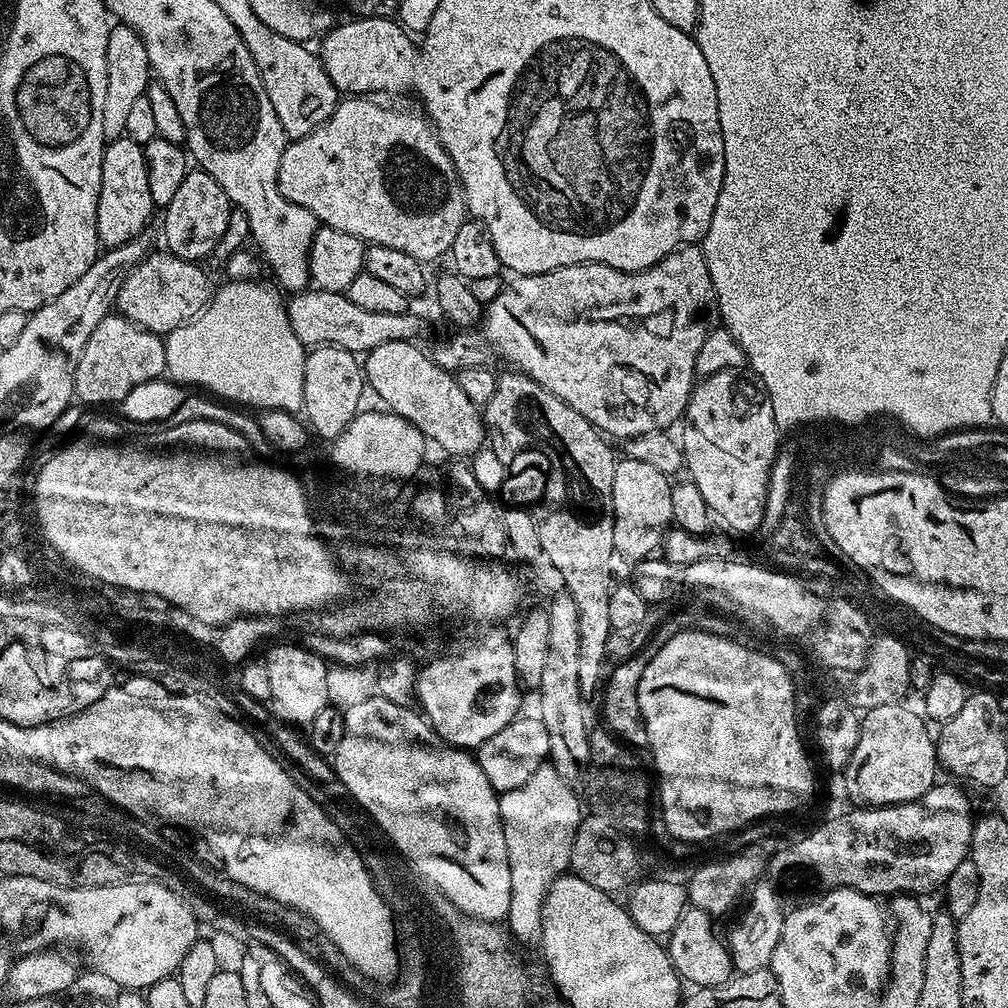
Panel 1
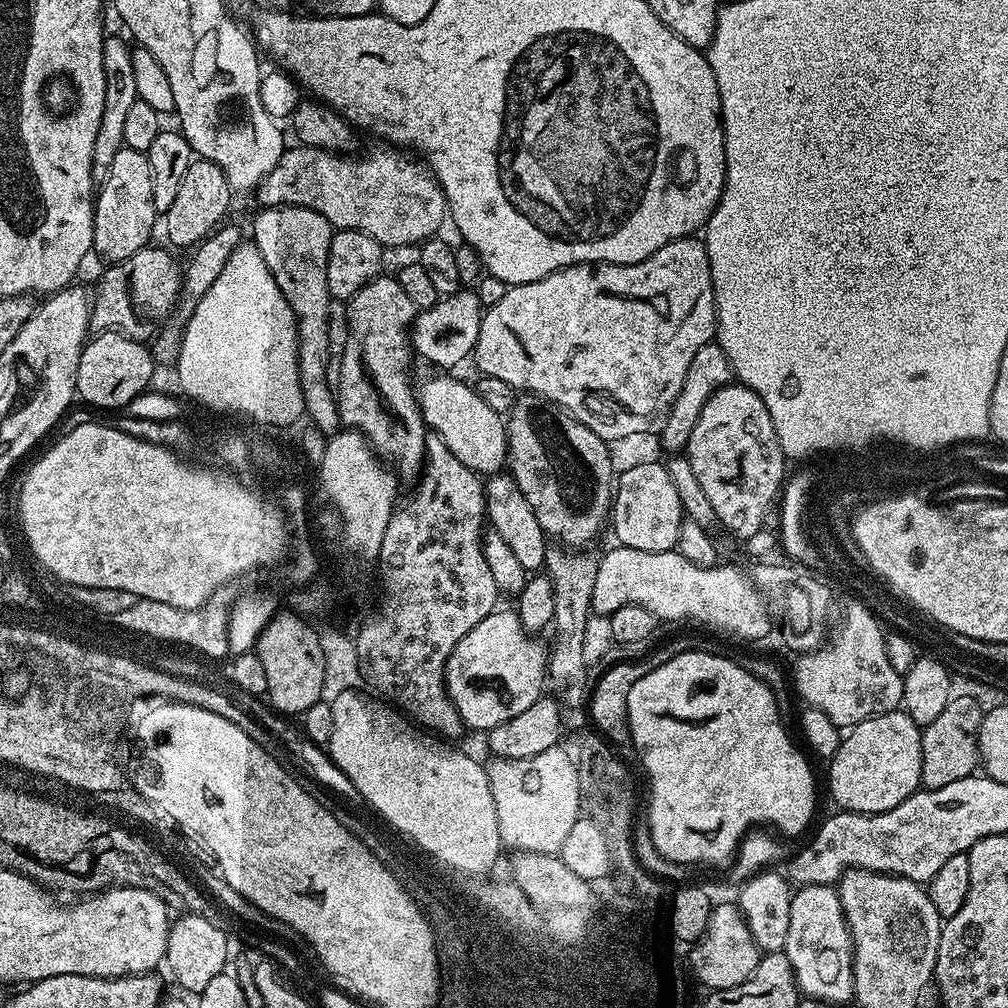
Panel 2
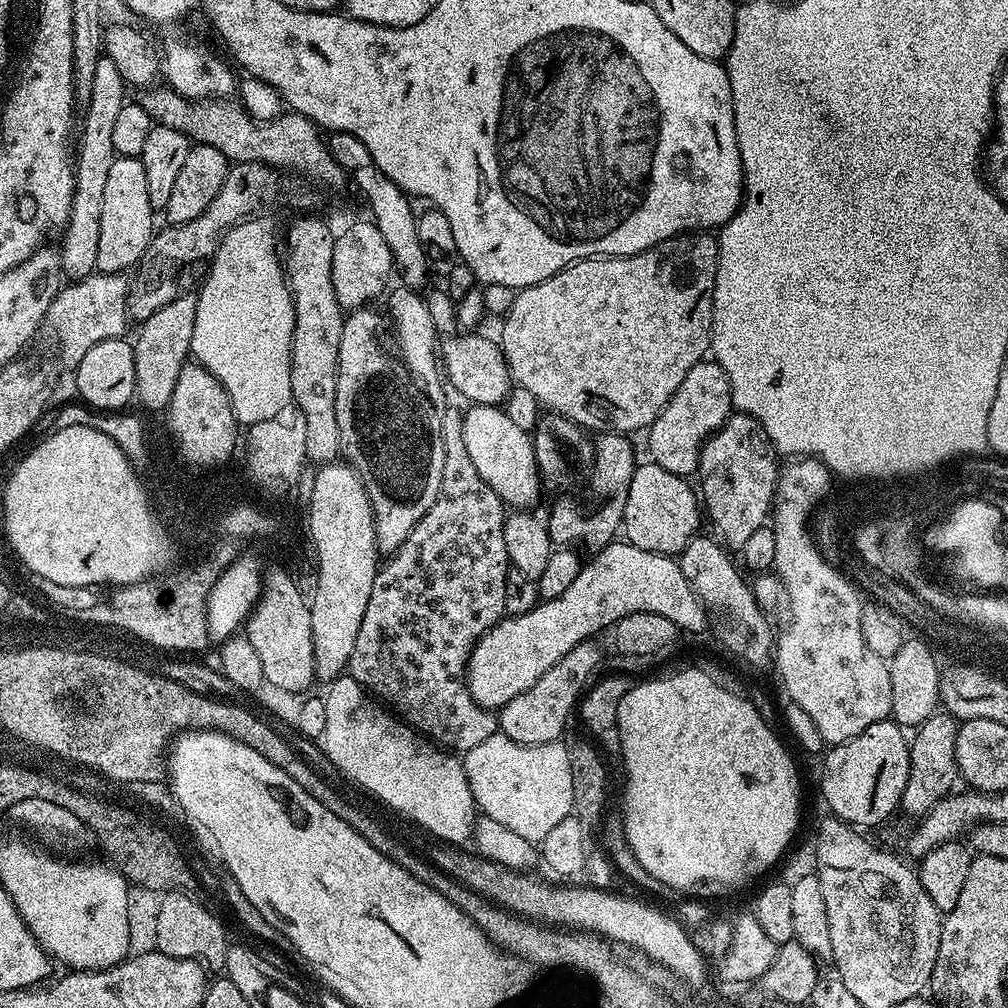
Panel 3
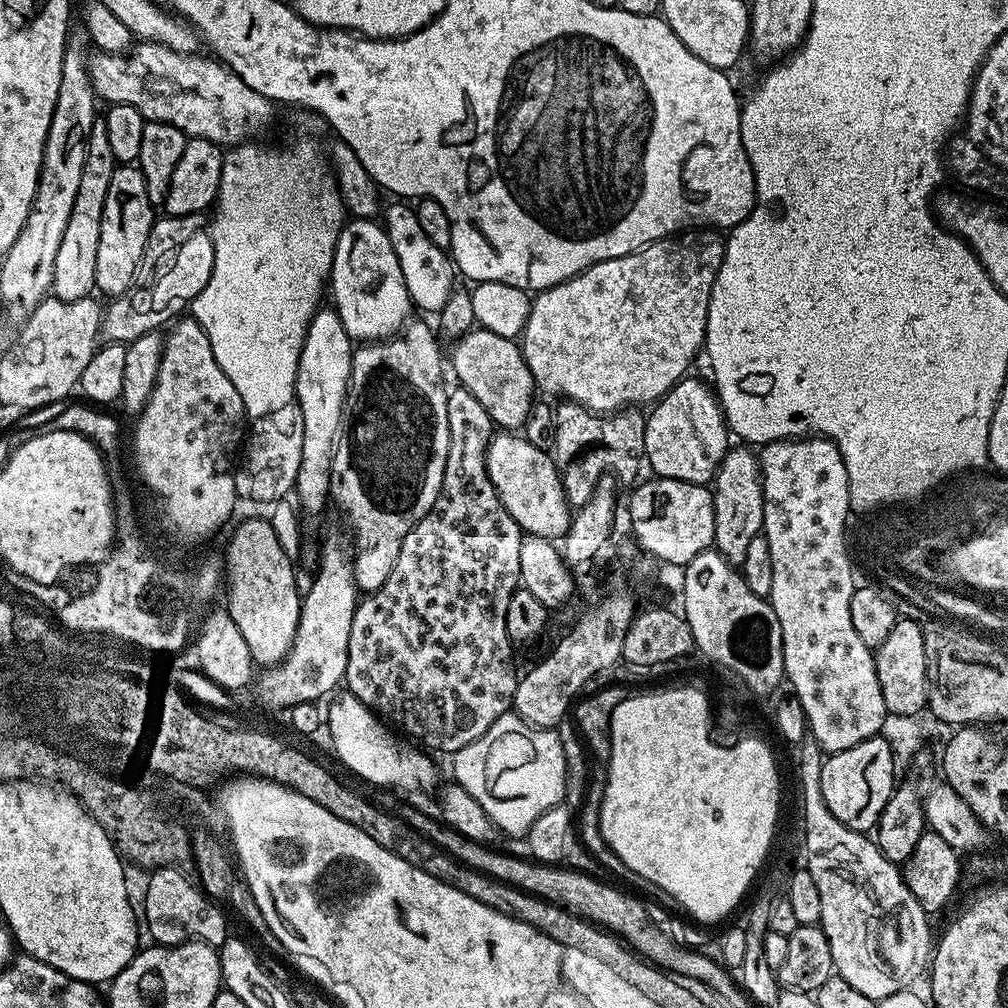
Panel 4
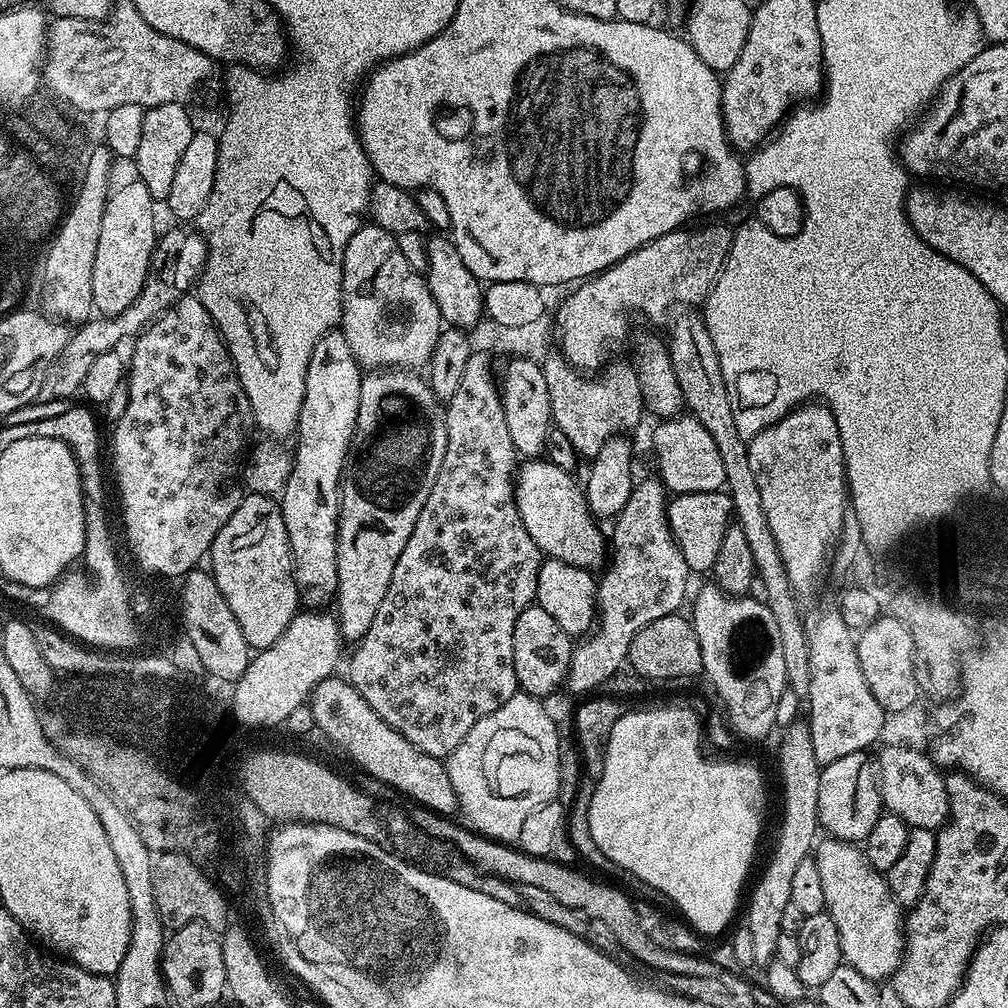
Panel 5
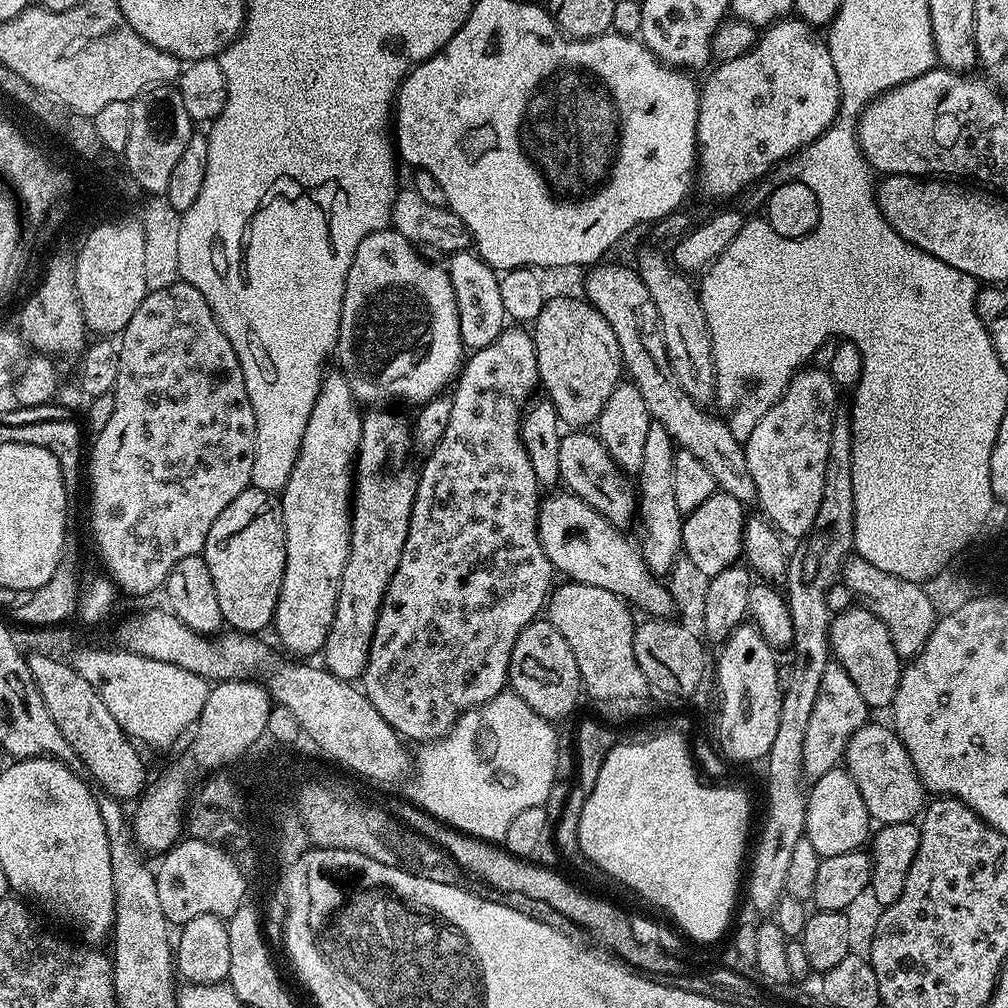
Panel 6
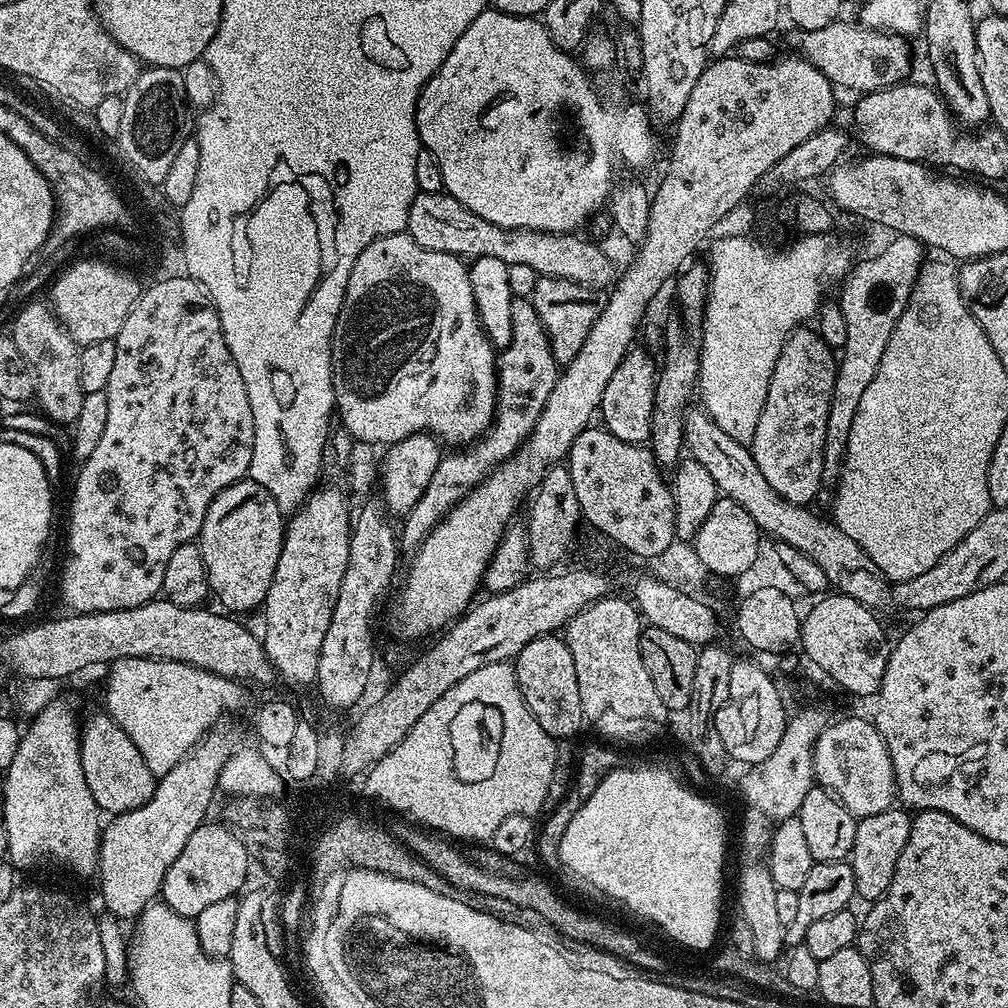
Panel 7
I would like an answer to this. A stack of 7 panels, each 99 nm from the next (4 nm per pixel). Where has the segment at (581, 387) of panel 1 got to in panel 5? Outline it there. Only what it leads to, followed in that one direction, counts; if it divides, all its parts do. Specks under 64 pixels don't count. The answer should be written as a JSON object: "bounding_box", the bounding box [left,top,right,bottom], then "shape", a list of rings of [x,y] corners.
{"bounding_box":[554,226,733,370],"shape":[[[685,226],[677,228],[675,232],[670,234],[662,234],[658,239],[652,240],[649,244],[644,244],[640,248],[634,249],[626,258],[622,258],[616,264],[610,265],[606,271],[600,272],[583,282],[577,283],[575,287],[569,291],[568,296],[555,309],[554,316],[556,316],[556,328],[560,331],[560,348],[565,360],[577,370],[592,370],[588,368],[599,369],[613,355],[612,347],[623,338],[628,332],[628,312],[641,312],[648,320],[660,320],[668,311],[671,310],[675,304],[684,304],[680,306],[700,306],[708,299],[710,290],[714,286],[714,282],[718,278],[718,274],[724,268],[724,263],[728,261],[728,251],[732,248],[732,234],[733,229],[729,228],[692,228],[693,226]]]}

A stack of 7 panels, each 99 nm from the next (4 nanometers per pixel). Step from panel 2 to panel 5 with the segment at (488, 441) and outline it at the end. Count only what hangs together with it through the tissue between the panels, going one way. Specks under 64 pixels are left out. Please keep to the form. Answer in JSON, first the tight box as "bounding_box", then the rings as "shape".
{"bounding_box":[514,458,606,570],"shape":[[[547,458],[525,459],[514,479],[518,514],[545,557],[578,568],[600,570],[606,564],[606,536],[596,525],[597,517],[588,510],[585,489],[576,485],[574,477],[572,472],[554,466]]]}

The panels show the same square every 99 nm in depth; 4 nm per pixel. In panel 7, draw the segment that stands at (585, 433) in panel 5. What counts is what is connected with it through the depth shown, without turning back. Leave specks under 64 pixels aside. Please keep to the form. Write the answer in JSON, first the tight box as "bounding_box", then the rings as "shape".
{"bounding_box":[530,275,601,362],"shape":[[[537,275],[530,299],[548,335],[553,358],[557,362],[569,362],[582,350],[586,336],[590,334],[594,322],[600,317],[601,305],[598,300],[596,304],[596,296],[597,293],[585,284],[560,280],[557,276]]]}

